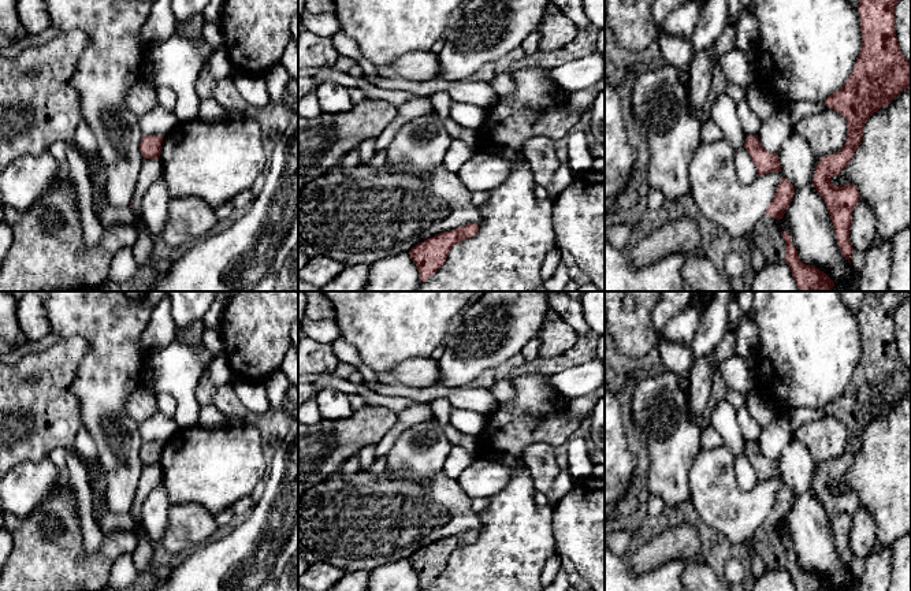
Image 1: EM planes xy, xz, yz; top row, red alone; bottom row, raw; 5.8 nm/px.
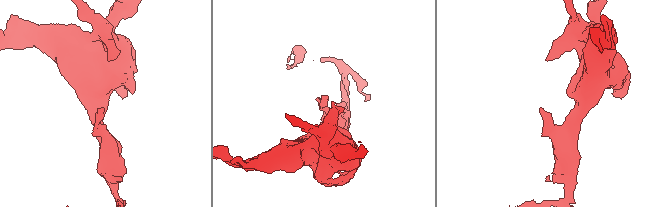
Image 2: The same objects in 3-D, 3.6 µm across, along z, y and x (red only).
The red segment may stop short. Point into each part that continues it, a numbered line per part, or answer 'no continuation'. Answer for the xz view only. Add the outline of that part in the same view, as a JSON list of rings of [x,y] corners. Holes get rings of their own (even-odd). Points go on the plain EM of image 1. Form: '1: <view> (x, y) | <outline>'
no continuation

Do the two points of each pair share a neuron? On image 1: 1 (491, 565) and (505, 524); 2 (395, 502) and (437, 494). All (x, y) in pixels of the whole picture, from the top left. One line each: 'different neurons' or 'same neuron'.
1: same neuron
2: same neuron

